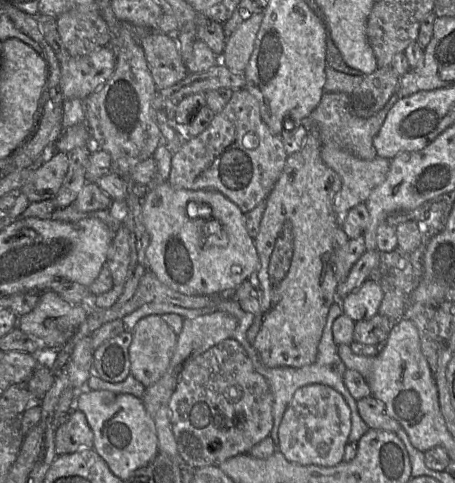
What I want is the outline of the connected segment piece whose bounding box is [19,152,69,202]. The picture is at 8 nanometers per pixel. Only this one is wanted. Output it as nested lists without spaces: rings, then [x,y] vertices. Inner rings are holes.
[[[55,152],[54,156],[41,164],[20,190],[30,202],[54,199],[69,167],[68,154]]]

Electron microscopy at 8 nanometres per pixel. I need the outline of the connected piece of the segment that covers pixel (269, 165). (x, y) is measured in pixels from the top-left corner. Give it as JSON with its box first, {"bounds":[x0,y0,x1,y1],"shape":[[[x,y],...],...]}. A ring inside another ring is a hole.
{"bounds":[167,88,287,214],"shape":[[[243,88],[233,92],[227,105],[215,114],[207,129],[196,137],[188,137],[173,153],[167,181],[175,188],[219,191],[245,214],[266,200],[283,171],[287,156],[280,137],[272,134],[262,120],[256,98]]]}

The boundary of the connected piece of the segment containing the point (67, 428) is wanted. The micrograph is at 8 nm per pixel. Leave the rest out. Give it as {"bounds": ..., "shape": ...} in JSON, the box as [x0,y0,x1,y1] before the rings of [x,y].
{"bounds":[55,411,94,456],"shape":[[[82,411],[73,412],[68,422],[56,430],[55,450],[57,456],[91,450],[93,446],[94,434]]]}

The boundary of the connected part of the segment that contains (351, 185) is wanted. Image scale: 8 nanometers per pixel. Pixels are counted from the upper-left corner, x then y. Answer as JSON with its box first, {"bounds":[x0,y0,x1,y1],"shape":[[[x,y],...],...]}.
{"bounds":[320,142,391,217],"shape":[[[335,142],[322,145],[320,154],[323,162],[333,169],[342,181],[341,189],[333,200],[333,208],[338,217],[345,215],[357,204],[364,203],[371,191],[384,181],[390,168],[391,159],[377,156],[373,160],[364,160],[339,147]]]}

